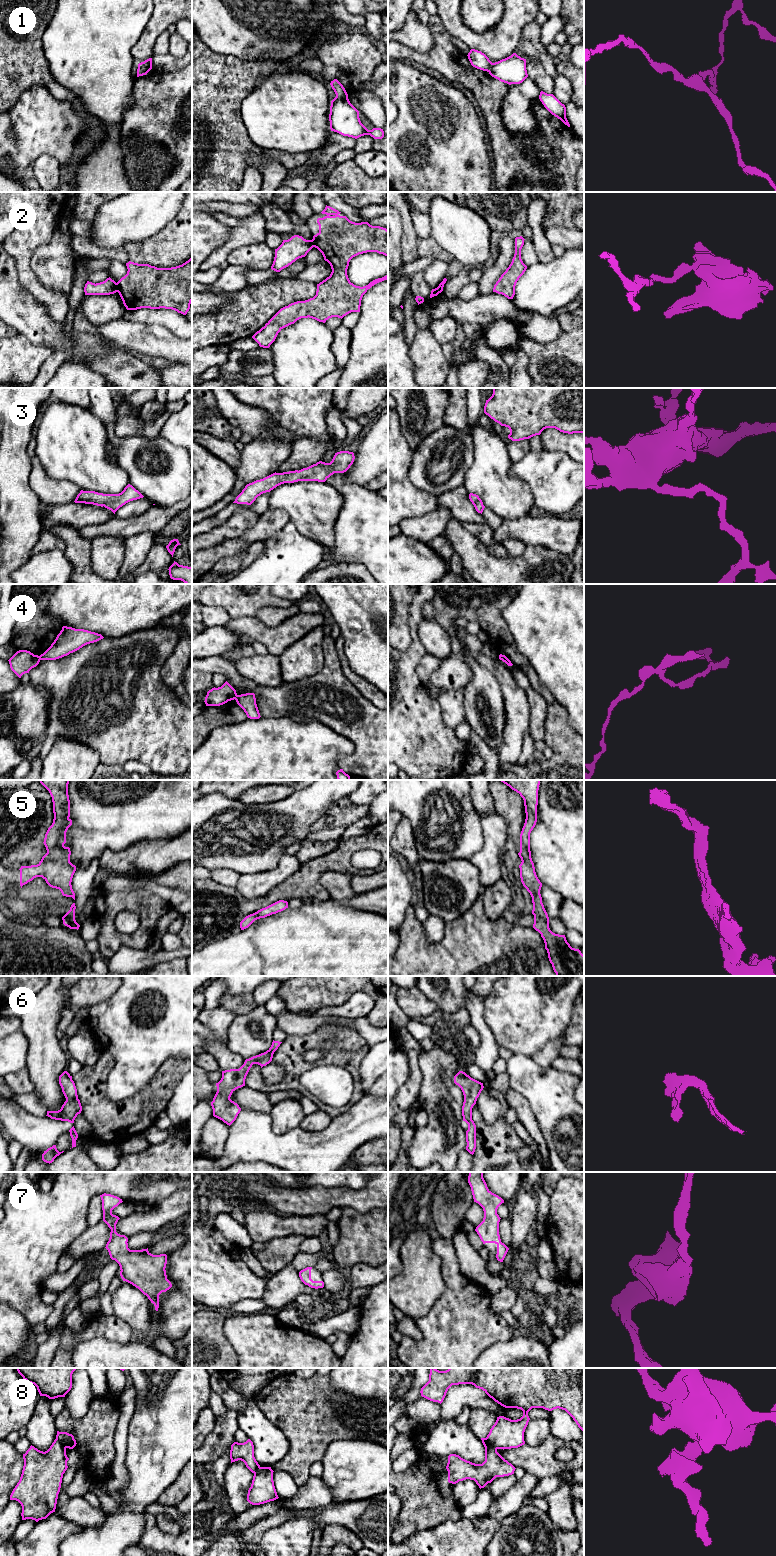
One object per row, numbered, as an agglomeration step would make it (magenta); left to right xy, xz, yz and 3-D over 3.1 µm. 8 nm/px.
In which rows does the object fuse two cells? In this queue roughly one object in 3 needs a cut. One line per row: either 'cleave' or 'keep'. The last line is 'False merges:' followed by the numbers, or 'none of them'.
1: cleave
2: cleave
3: keep
4: cleave
5: keep
6: keep
7: keep
8: cleave
False merges: 1, 2, 4, 8

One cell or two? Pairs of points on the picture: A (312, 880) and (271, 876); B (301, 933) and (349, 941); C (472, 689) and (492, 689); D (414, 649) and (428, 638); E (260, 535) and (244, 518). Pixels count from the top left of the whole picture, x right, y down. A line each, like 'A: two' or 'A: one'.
A: two
B: one
C: one
D: two
E: two

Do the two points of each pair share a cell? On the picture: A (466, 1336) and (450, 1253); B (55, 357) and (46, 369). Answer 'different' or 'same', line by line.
A: same
B: same

